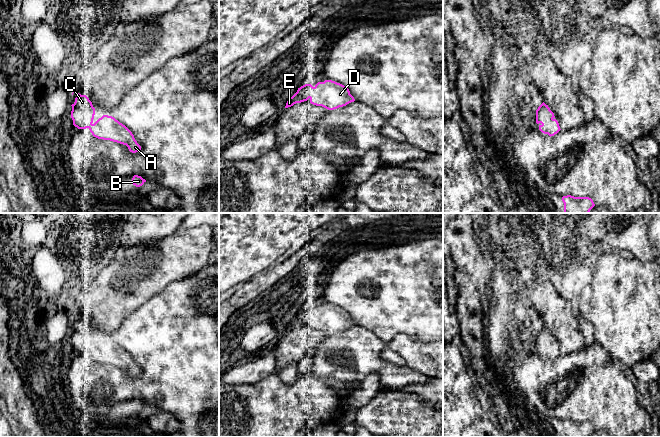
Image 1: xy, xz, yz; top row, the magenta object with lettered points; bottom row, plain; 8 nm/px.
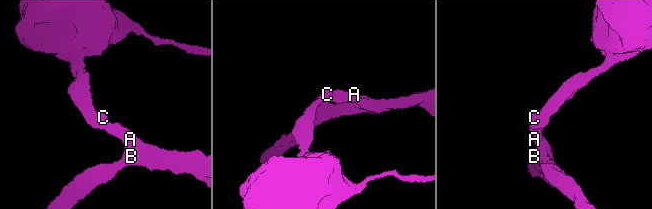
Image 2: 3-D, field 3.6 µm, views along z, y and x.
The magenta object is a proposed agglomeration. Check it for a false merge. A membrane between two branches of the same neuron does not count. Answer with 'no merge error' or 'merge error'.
no merge error

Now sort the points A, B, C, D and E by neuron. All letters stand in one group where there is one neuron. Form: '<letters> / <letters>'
A B C D E

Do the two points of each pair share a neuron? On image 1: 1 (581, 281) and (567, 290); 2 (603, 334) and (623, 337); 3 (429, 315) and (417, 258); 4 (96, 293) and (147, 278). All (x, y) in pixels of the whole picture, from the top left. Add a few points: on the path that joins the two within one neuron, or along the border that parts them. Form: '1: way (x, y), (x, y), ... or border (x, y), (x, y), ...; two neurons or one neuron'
1: way (578, 281), (570, 287); one neuron
2: way (608, 334), (618, 334); one neuron
3: way (429, 301), (429, 292), (417, 280), (417, 272); one neuron
4: way (109, 293), (115, 293), (134, 278); one neuron

